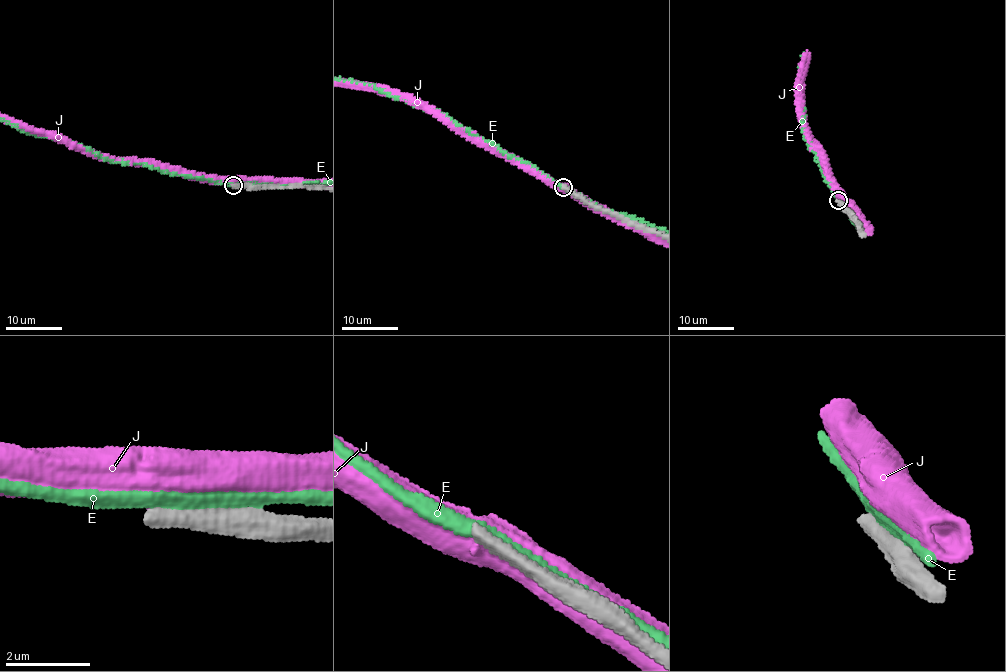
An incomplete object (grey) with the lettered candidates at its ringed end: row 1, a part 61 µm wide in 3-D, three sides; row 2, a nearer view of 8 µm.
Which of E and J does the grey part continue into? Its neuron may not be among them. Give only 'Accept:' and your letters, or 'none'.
Accept: none

